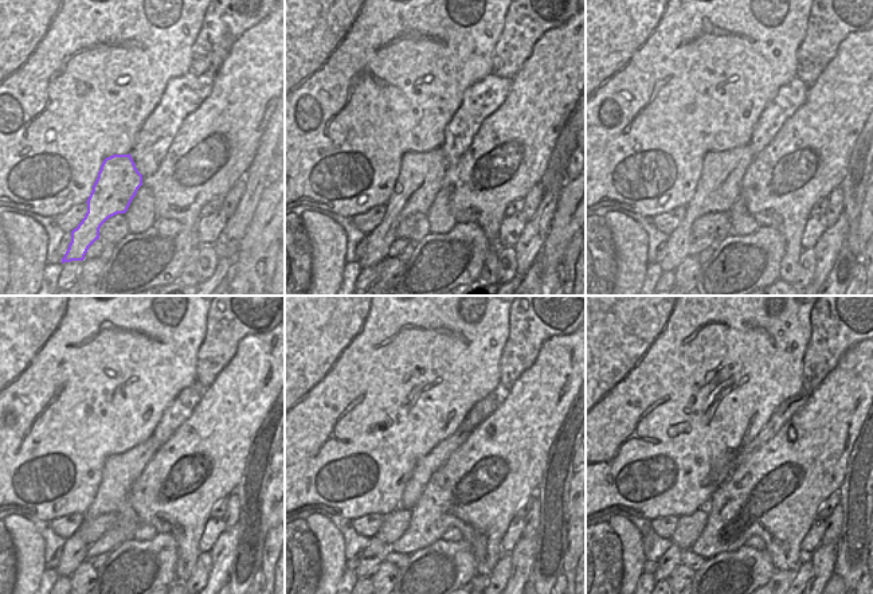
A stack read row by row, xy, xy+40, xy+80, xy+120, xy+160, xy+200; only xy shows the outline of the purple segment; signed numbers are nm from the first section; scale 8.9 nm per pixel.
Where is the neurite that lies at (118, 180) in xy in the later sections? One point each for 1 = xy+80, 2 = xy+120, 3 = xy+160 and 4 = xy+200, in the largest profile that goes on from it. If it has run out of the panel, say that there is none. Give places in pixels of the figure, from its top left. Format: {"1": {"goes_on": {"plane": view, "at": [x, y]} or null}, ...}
{"1": {"goes_on": {"plane": "xy+80", "at": [719, 186]}}, "2": {"goes_on": {"plane": "xy+120", "at": [120, 471]}}, "3": {"goes_on": {"plane": "xy+160", "at": [426, 467]}}, "4": {"goes_on": {"plane": "xy+200", "at": [787, 409]}}}

